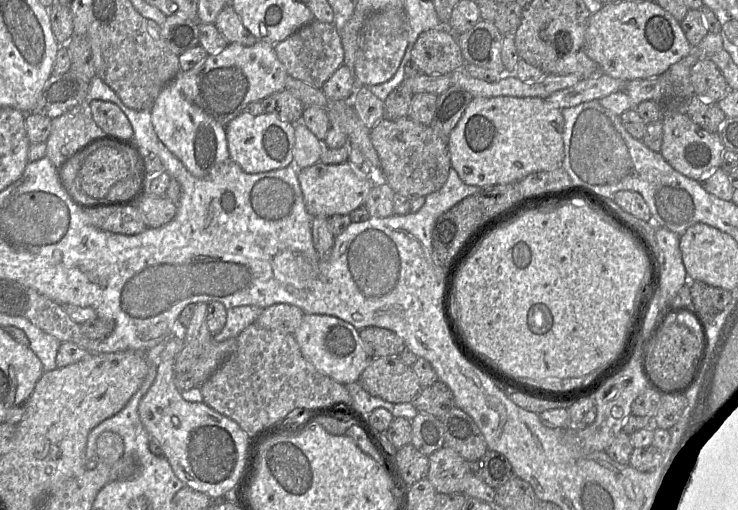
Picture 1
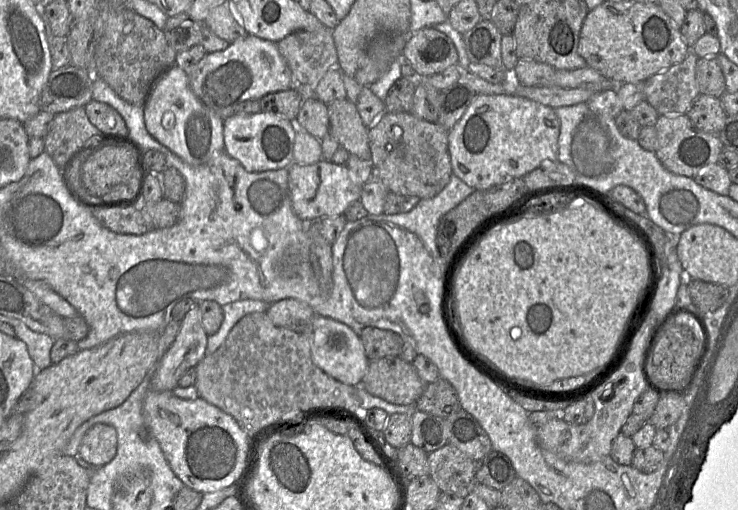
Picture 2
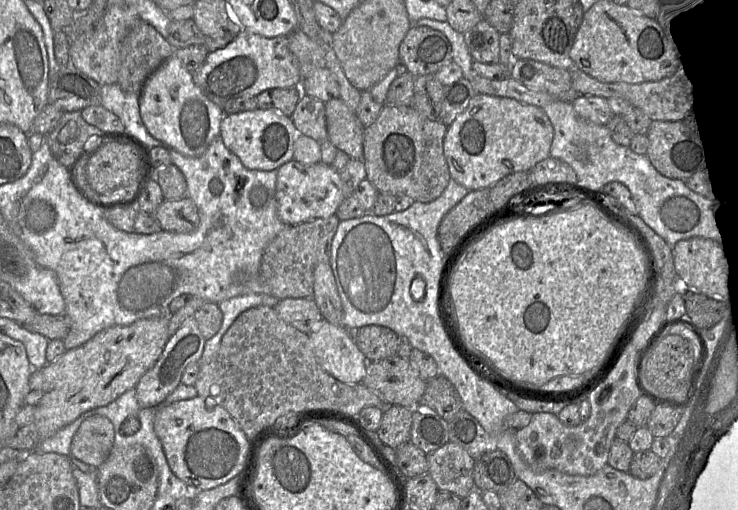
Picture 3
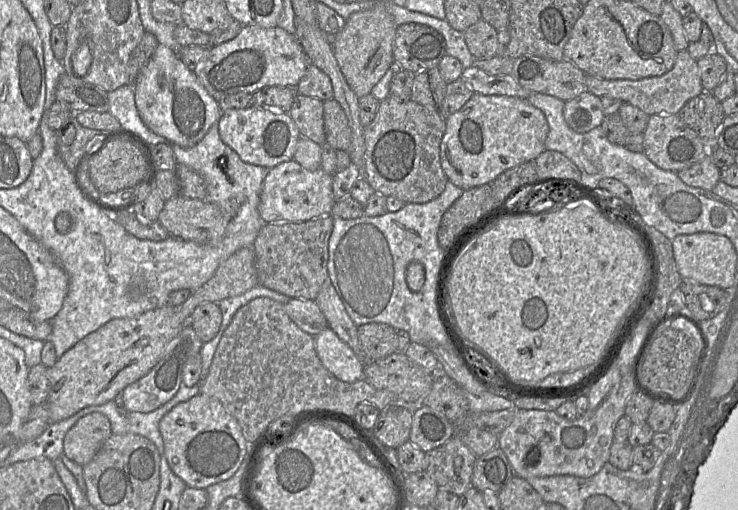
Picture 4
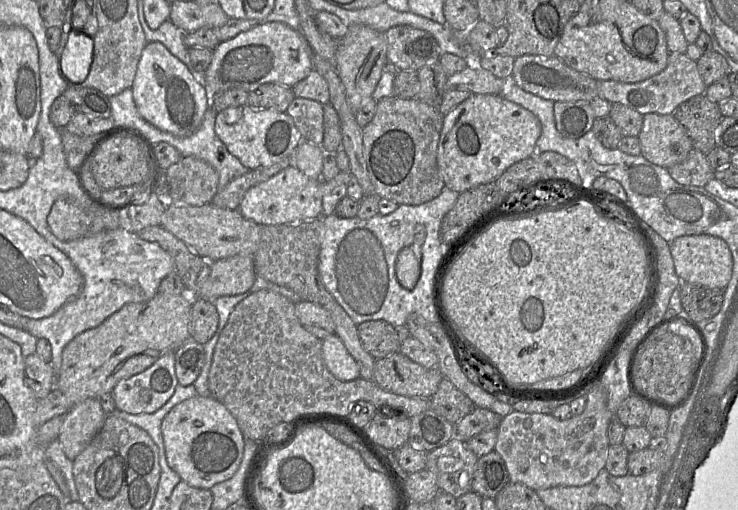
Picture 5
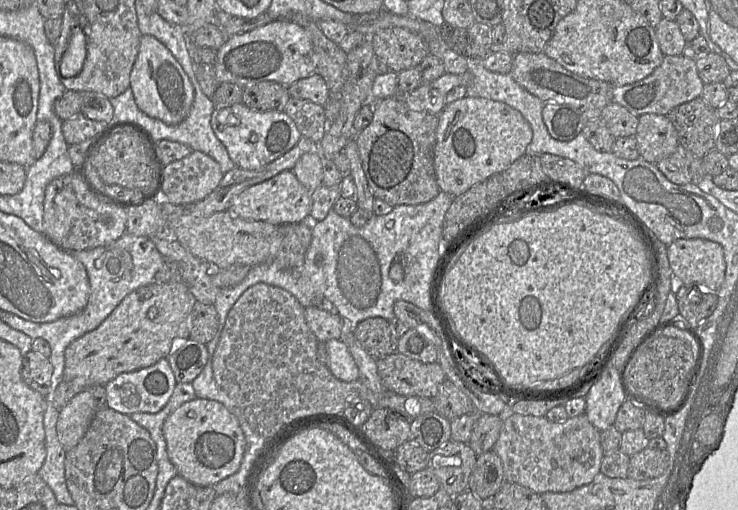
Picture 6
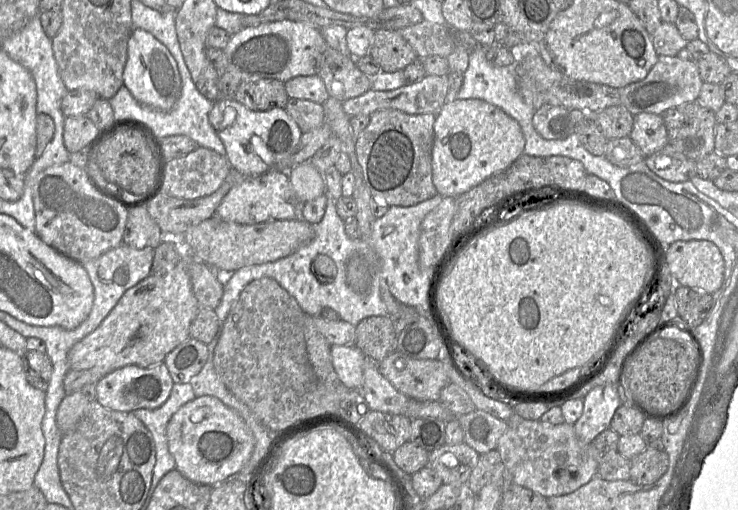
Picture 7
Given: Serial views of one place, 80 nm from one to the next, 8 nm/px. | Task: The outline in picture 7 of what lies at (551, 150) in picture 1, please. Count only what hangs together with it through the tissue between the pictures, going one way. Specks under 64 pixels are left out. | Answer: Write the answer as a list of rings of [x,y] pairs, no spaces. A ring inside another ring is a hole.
[[[455,99],[436,114],[432,147],[432,179],[438,194],[457,198],[486,179],[504,172],[524,153],[525,137],[519,123],[502,109],[480,99]]]

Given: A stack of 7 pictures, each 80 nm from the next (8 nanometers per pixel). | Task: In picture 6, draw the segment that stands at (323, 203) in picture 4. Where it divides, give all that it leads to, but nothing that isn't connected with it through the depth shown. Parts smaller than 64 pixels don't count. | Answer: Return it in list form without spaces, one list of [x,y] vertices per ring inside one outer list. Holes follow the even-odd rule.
[[[286,170],[246,188],[232,199],[227,211],[249,221],[264,221],[274,225],[300,223],[309,220],[311,194],[312,192],[299,182],[293,170]]]

